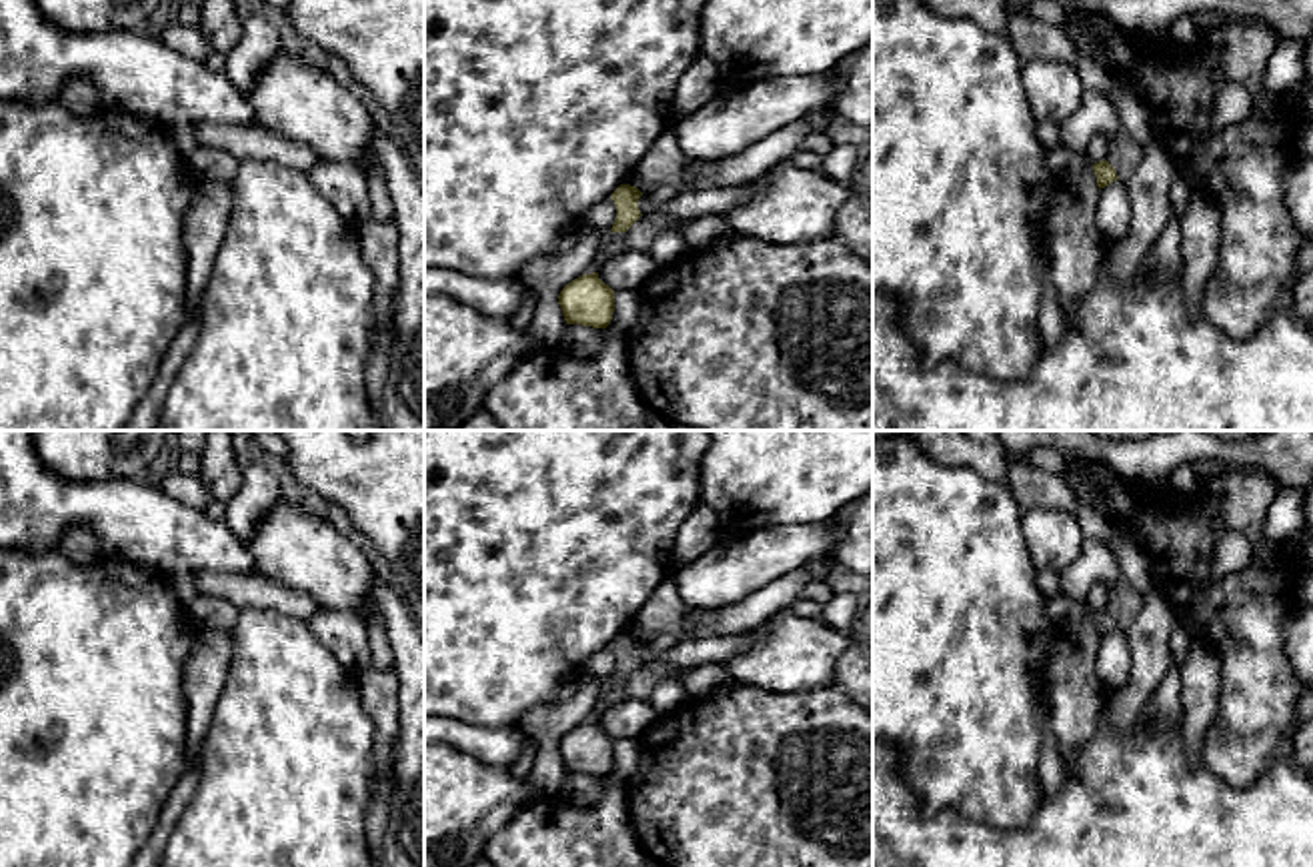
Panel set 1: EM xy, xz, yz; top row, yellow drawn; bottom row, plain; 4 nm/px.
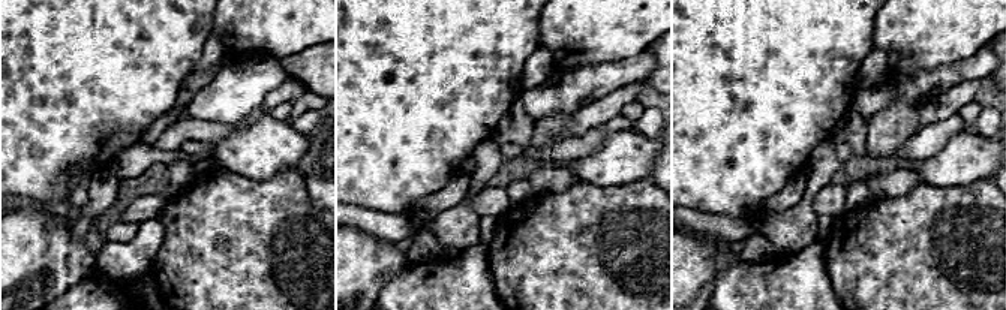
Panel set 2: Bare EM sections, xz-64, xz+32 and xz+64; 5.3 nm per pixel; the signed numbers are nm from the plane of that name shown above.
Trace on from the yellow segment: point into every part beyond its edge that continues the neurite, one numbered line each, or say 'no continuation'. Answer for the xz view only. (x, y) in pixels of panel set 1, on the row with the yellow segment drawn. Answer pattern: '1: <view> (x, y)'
no continuation

